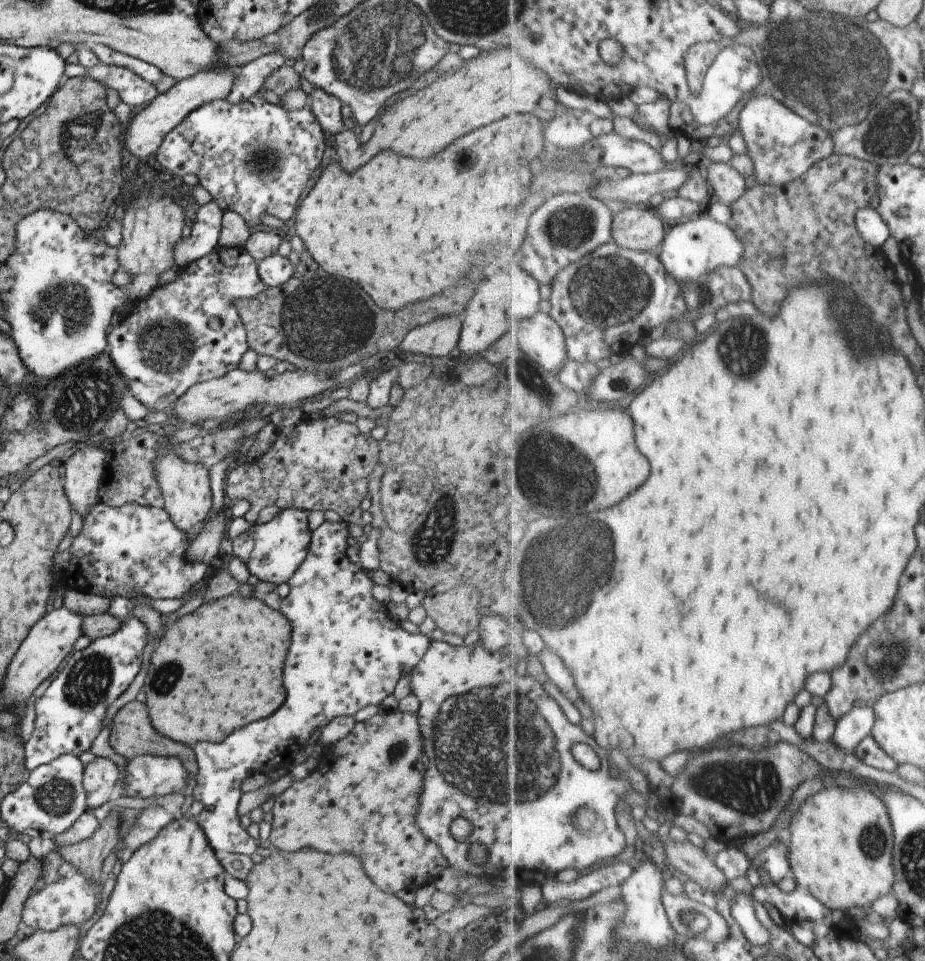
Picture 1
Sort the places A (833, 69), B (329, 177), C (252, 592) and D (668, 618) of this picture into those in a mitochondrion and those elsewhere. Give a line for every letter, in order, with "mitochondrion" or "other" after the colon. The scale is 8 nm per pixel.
A: mitochondrion
B: other
C: other
D: other

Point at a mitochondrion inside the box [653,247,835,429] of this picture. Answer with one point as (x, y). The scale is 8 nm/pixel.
(740, 351)

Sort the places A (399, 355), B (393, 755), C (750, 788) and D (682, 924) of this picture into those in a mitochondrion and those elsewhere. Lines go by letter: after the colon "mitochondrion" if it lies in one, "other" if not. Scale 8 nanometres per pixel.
A: other
B: mitochondrion
C: mitochondrion
D: mitochondrion

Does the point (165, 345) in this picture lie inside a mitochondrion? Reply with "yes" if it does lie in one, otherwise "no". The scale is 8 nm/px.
yes

